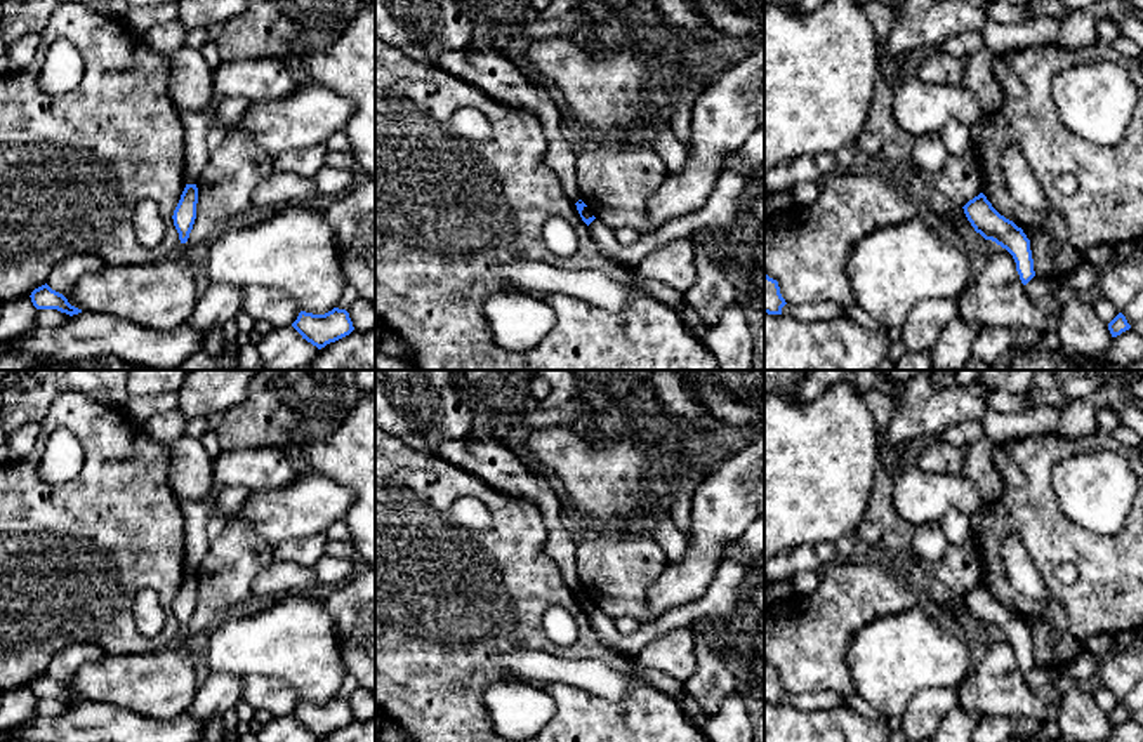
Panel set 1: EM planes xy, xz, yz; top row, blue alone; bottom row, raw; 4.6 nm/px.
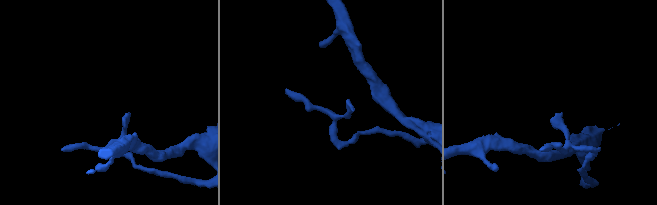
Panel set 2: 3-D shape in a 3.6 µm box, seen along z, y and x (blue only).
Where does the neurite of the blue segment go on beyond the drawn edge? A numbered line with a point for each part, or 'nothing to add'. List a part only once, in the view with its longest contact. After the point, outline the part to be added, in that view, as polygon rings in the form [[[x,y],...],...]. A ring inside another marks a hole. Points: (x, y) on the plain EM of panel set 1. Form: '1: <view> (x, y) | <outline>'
nothing to add

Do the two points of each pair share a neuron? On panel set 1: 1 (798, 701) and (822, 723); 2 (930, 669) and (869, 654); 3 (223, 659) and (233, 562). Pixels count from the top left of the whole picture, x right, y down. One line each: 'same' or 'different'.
1: different
2: same
3: different

